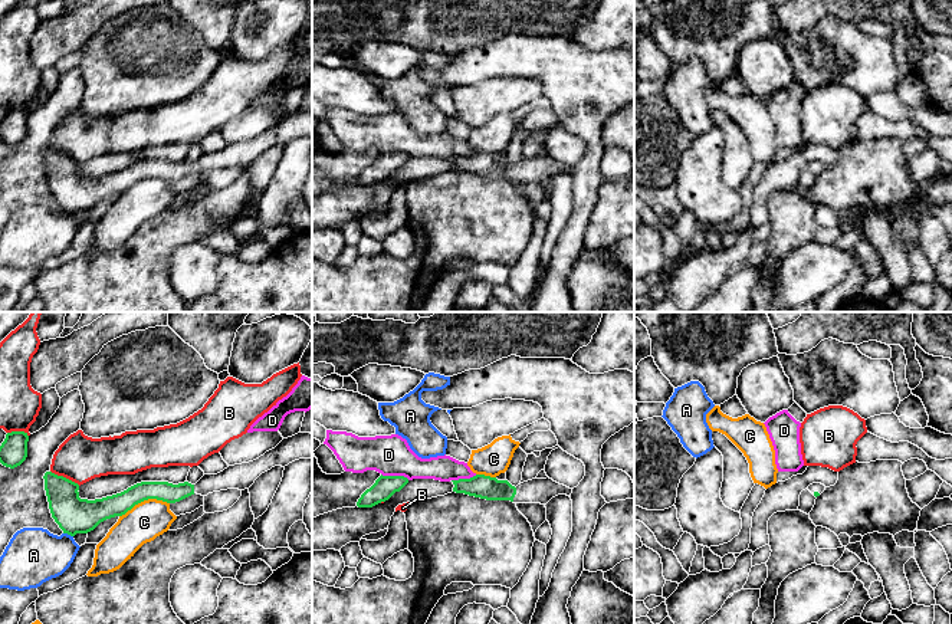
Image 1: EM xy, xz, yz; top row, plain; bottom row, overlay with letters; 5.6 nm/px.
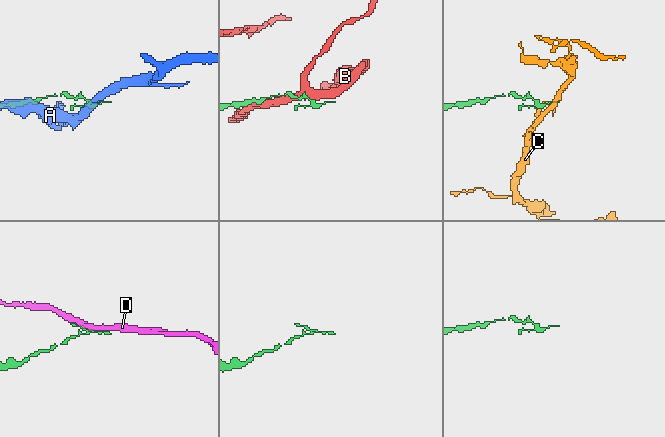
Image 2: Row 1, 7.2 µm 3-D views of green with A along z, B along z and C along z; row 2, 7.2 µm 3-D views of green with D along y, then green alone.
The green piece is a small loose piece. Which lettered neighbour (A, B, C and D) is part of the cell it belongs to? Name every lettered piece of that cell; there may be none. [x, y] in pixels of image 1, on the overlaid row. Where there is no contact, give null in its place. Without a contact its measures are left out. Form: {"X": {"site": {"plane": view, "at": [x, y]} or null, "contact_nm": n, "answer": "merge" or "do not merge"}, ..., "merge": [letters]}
{"A": {"site": {"plane": "xy", "at": [68, 534]}, "contact_nm": 60, "answer": "do not merge"}, "B": {"site": {"plane": "xy", "at": [65, 478]}, "contact_nm": 190, "answer": "do not merge"}, "C": {"site": {"plane": "xy", "at": [144, 499]}, "contact_nm": 300, "answer": "do not merge"}, "D": {"site": {"plane": "xz", "at": [396, 476]}, "contact_nm": 160, "answer": "do not merge"}, "merge": []}

